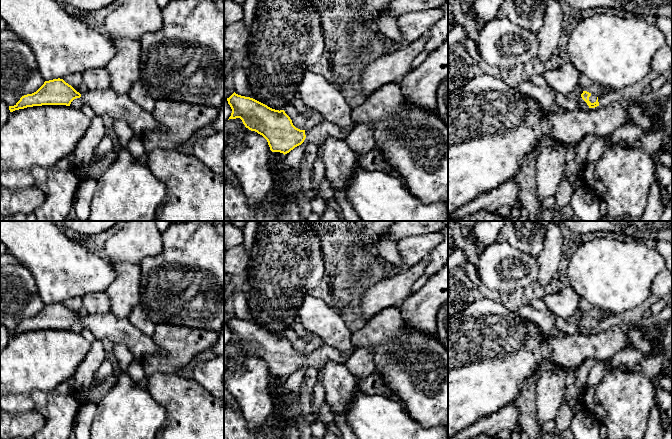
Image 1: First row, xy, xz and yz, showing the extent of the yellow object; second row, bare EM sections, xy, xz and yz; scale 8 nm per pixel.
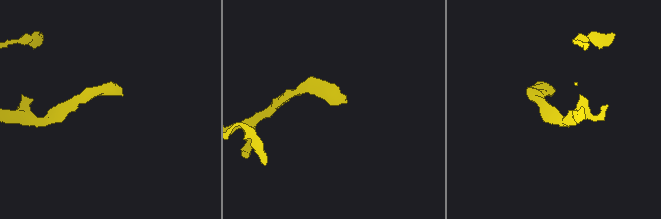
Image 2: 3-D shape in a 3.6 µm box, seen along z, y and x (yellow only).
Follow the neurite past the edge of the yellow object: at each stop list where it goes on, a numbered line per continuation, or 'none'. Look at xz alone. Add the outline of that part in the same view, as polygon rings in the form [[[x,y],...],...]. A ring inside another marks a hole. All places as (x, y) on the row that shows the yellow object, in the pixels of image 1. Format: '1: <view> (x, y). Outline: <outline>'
1: xz (317, 134). Outline: [[[321,120],[317,125],[305,130],[306,138],[304,142],[309,145],[311,143],[319,145],[328,137],[338,140],[344,140],[352,129],[342,129],[327,120]]]

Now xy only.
1: xy (107, 102). Outline: [[[110,88],[87,90],[81,94],[81,101],[91,107],[96,116],[107,115],[113,120],[125,121],[136,135],[155,130],[161,134],[167,132],[165,126],[157,124],[152,113],[133,102],[127,94],[118,94]]]

